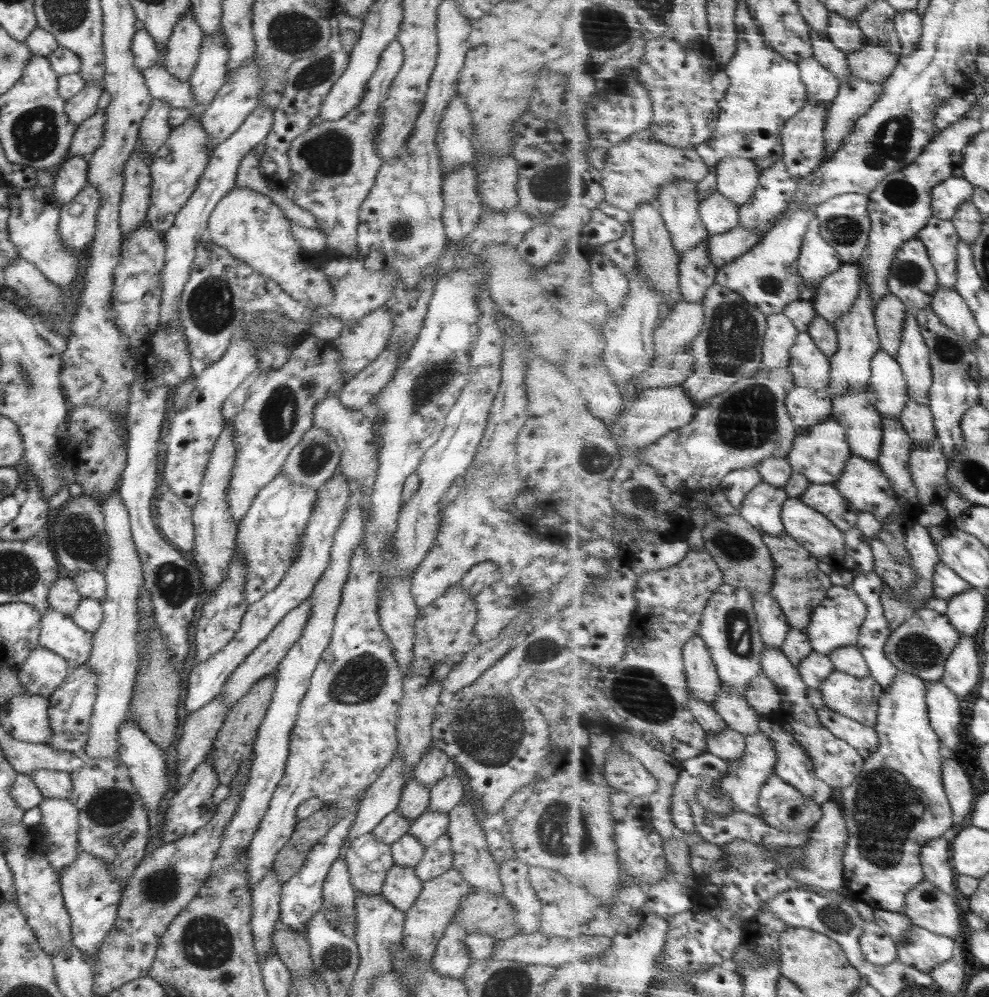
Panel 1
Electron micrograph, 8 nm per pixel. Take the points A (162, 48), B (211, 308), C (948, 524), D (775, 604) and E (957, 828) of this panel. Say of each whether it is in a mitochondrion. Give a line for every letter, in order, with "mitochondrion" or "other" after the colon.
A: other
B: mitochondrion
C: other
D: other
E: other

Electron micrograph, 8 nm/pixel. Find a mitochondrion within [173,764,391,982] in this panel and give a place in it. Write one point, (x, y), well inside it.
(334, 960)

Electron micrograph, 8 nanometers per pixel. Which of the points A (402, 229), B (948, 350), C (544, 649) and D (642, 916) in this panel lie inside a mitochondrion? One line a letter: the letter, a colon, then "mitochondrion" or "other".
A: mitochondrion
B: mitochondrion
C: mitochondrion
D: other

